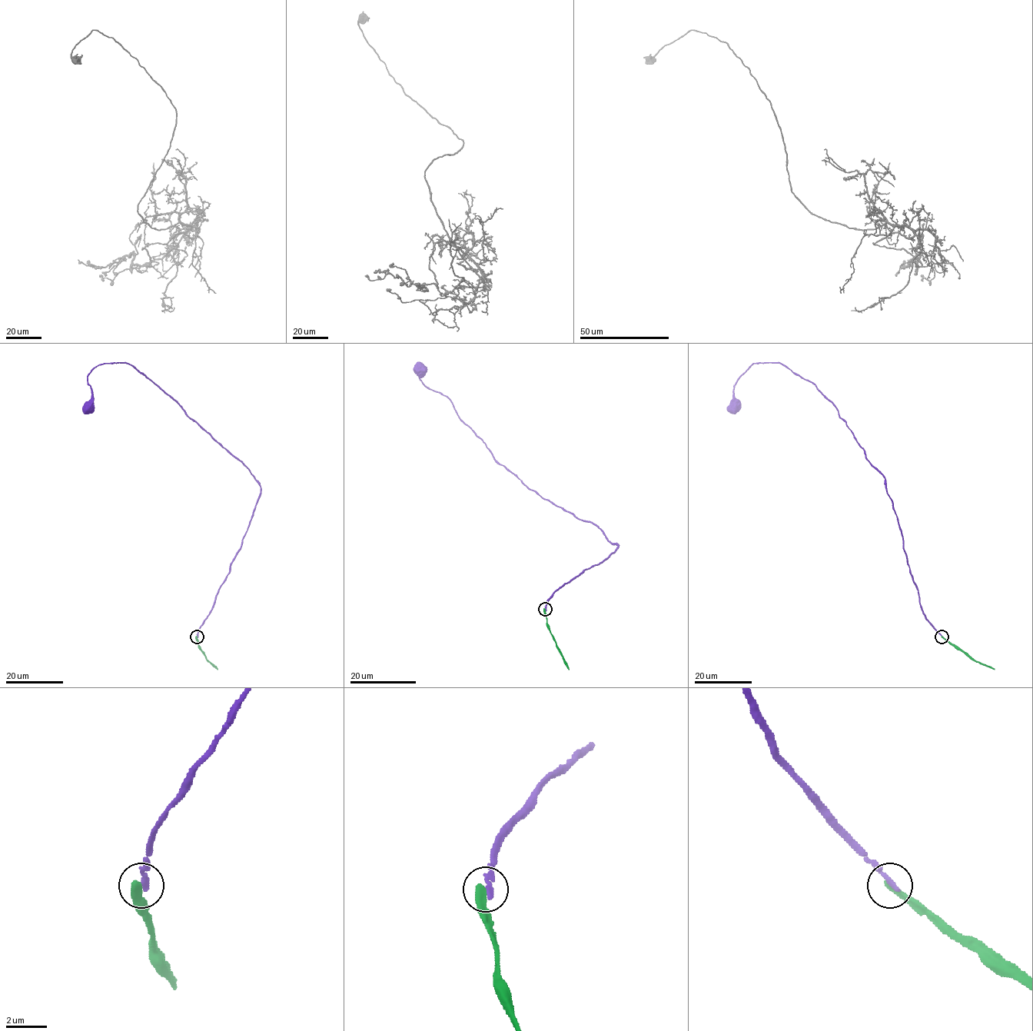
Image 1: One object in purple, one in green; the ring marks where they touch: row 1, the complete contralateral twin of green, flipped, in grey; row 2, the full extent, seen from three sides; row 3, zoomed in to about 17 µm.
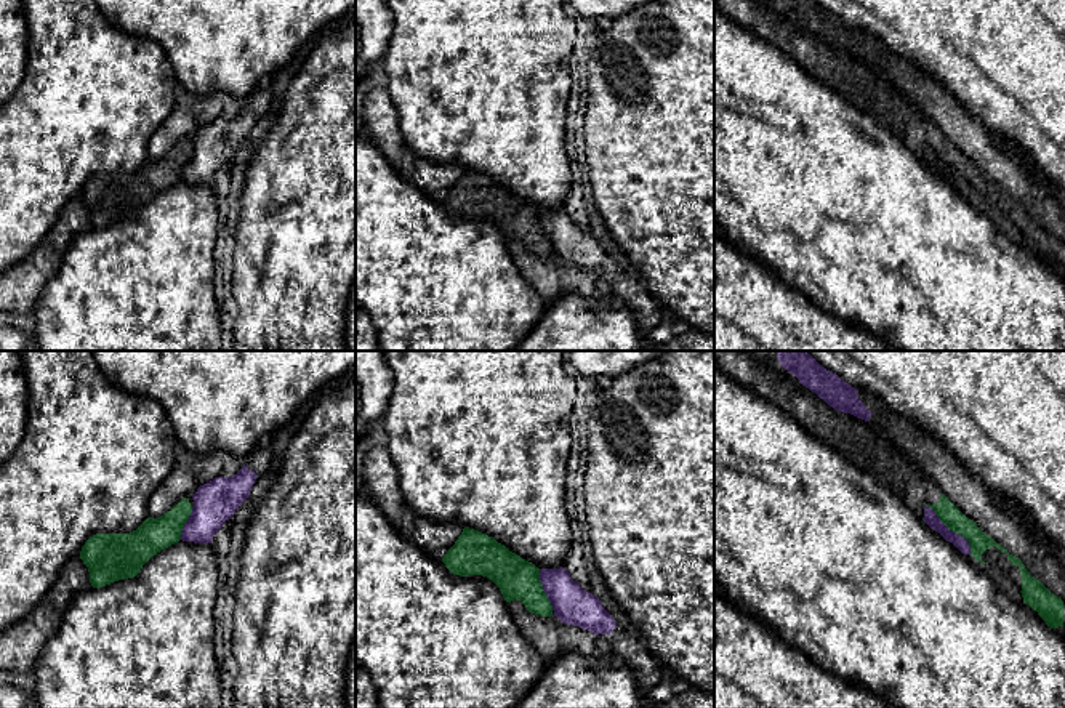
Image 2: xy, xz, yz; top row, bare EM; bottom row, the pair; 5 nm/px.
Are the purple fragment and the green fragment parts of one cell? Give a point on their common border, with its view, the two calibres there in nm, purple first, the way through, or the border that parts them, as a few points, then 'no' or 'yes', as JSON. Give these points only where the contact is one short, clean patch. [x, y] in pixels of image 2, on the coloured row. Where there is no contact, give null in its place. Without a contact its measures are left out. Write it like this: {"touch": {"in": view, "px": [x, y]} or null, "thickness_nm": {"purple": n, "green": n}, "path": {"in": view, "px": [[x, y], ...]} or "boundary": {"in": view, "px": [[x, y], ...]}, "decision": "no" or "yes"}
{"touch": {"in": "yz", "px": [950, 530]}, "thickness_nm": {"purple": 70, "green": 110}, "boundary": {"in": "yz", "px": [[924, 506], [929, 506], [952, 530], [968, 542], [971, 555]]}, "decision": "no"}

